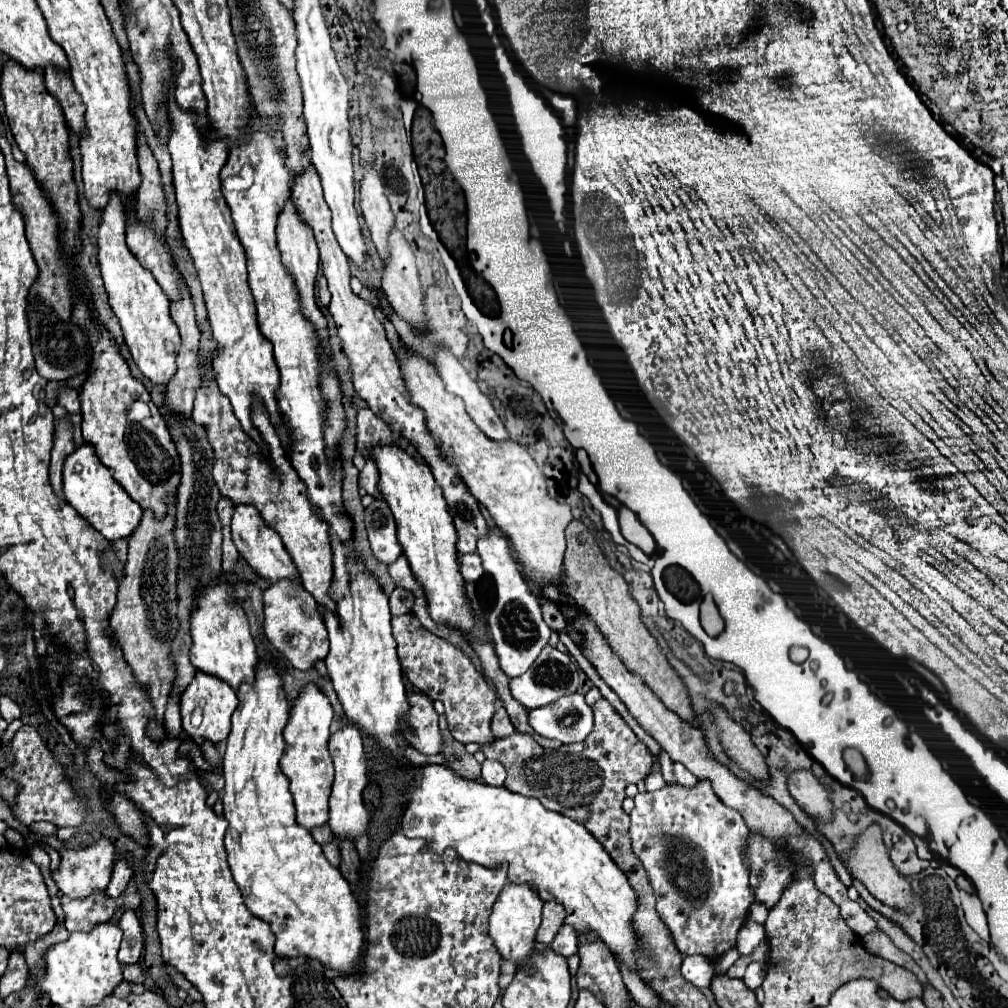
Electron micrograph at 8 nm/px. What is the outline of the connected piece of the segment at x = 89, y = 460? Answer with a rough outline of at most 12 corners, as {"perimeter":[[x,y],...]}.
{"perimeter":[[90,444],[64,464],[66,502],[108,540],[142,508]]}

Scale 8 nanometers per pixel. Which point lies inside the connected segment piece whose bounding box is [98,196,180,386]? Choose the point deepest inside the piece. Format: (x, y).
(142, 308)

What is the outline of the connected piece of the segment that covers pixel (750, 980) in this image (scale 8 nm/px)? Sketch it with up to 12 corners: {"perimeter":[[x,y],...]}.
{"perimeter":[[752,962],[746,970],[744,984],[750,990],[762,986],[764,966]]}

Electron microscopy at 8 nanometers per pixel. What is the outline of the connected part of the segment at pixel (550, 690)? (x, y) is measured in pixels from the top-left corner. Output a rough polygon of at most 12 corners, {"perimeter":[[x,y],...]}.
{"perimeter":[[546,646],[528,672],[510,680],[526,708],[578,688],[572,656]]}

